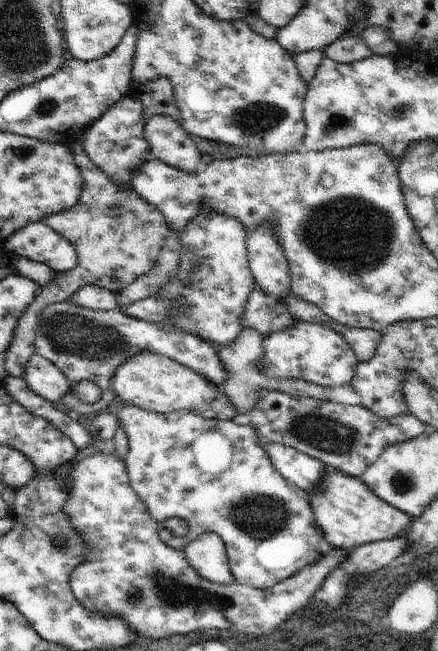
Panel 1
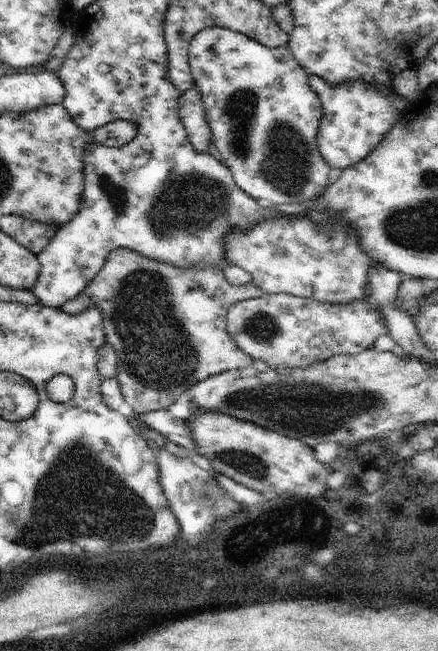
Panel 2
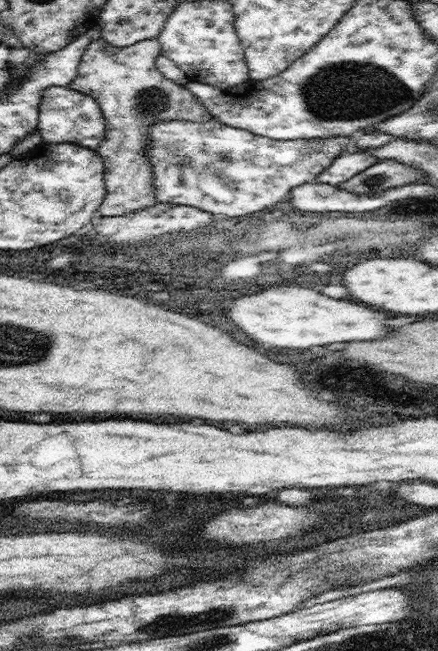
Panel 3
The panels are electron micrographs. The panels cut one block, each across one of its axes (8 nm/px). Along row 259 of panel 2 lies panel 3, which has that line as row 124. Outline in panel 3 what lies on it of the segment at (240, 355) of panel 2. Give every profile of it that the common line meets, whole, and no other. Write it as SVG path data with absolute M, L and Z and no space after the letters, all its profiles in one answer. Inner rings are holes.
M102 37L92 39L81 56L76 78L68 85L72 90L94 97L98 101L102 113L104 113L106 134L97 150L104 162L104 182L106 186L106 197L97 210L97 214L101 217L125 215L158 203L156 194L154 194L154 189L156 189L154 188L154 170L152 170L150 158L148 158L148 125L172 119L204 122L214 118L206 110L206 106L202 106L190 90L172 82L158 70L156 58L161 55L161 52L162 45L160 45L158 37L142 40L122 48L108 44Z

